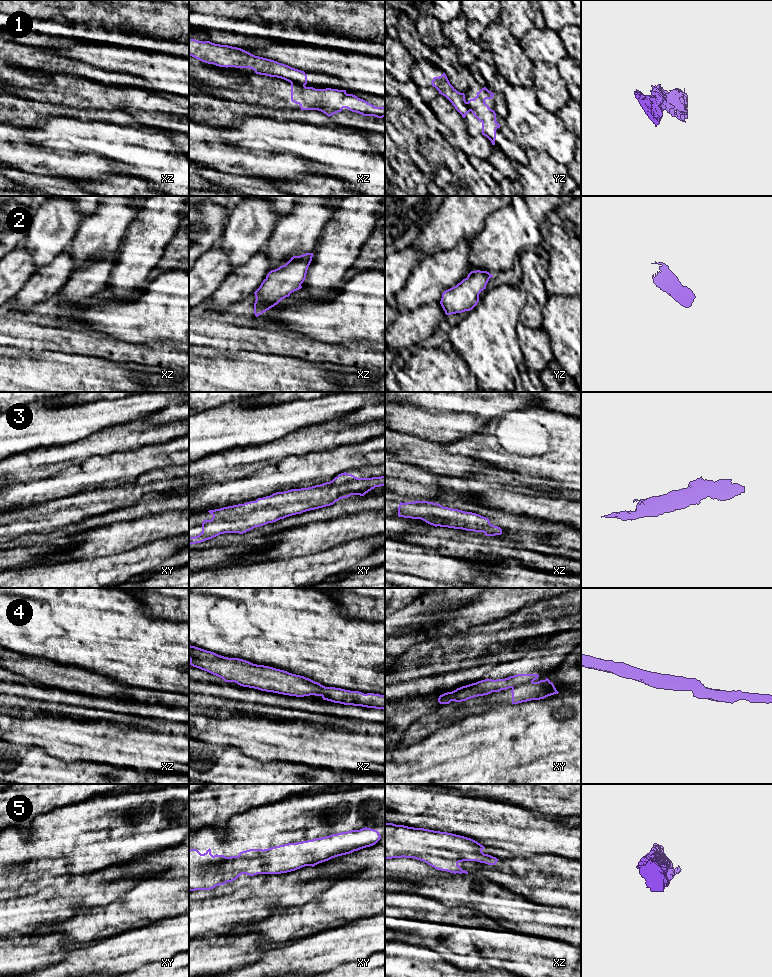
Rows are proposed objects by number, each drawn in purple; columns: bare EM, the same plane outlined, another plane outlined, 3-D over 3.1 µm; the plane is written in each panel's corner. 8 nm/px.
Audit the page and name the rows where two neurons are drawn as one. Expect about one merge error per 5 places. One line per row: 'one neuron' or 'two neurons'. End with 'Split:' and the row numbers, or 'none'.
1: two neurons
2: one neuron
3: one neuron
4: two neurons
5: one neuron
Split: 1, 4

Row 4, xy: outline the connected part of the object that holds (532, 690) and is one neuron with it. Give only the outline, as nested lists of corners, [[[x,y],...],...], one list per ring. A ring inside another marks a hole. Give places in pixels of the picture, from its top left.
[[[546,678],[538,682],[528,682],[512,688],[512,704],[518,704],[531,700],[540,700],[548,696],[558,694],[554,684]]]

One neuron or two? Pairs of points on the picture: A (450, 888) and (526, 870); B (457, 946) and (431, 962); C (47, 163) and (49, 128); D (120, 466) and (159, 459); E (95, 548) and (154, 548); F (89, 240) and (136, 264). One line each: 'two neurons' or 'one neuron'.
A: two neurons
B: two neurons
C: two neurons
D: one neuron
E: two neurons
F: two neurons

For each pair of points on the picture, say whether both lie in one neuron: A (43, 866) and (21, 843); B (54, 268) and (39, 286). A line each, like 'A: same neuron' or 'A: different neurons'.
A: same neuron
B: same neuron

